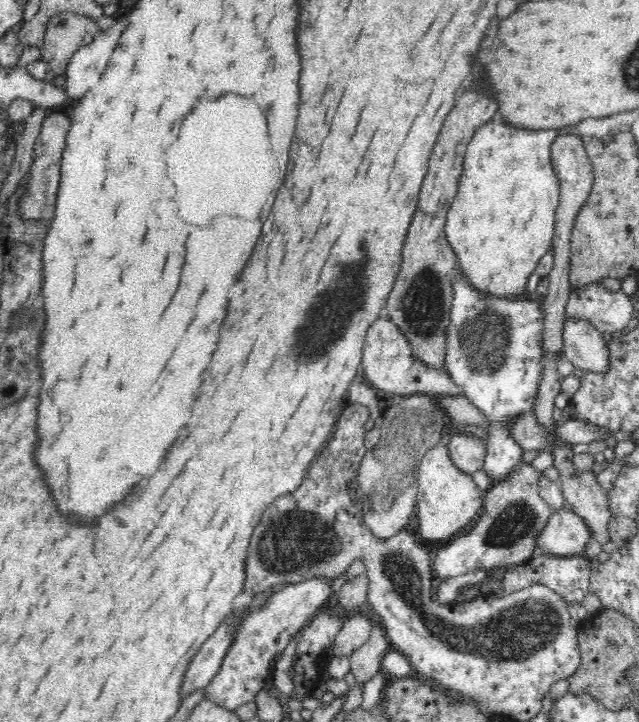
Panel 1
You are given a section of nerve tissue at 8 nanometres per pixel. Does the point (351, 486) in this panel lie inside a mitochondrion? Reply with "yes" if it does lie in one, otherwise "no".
no

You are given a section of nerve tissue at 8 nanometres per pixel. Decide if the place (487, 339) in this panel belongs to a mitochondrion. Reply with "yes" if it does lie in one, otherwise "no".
yes

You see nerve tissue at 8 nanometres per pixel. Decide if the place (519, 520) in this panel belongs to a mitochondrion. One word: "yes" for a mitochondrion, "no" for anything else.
yes

